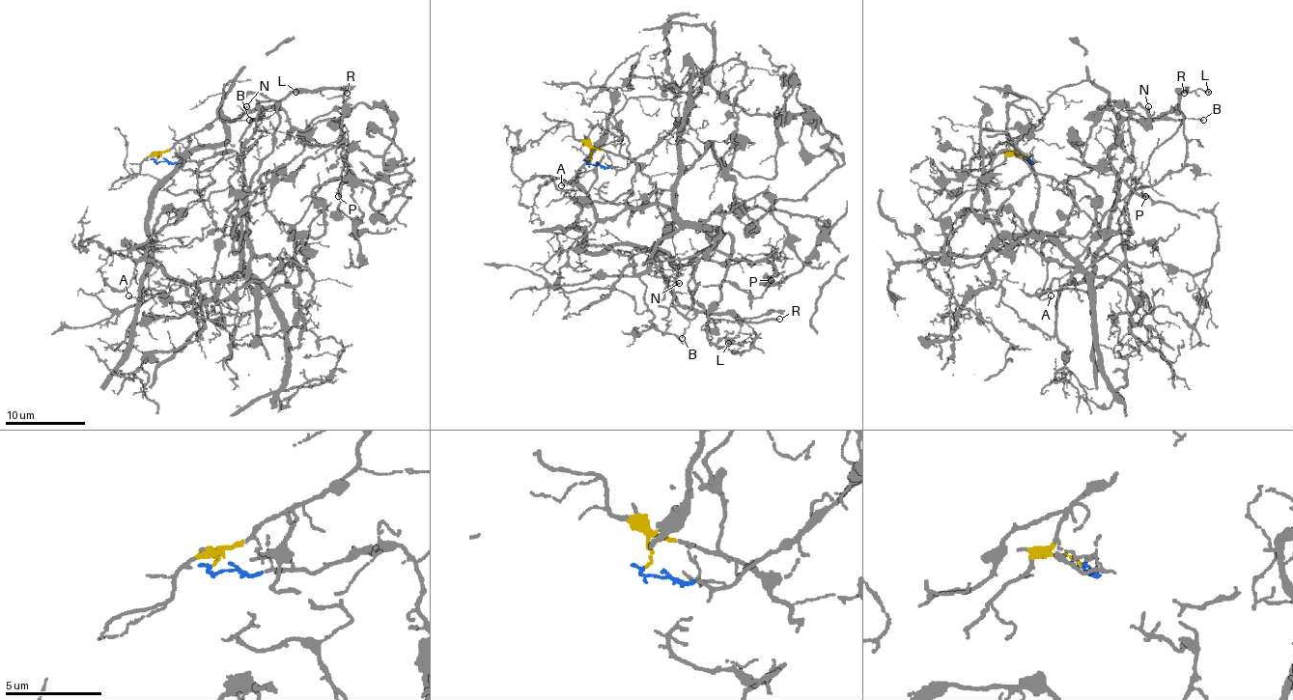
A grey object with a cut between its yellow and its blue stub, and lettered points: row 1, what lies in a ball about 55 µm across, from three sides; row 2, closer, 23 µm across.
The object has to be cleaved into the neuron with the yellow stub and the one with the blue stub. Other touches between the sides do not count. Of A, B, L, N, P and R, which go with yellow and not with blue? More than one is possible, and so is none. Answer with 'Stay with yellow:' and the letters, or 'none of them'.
Stay with yellow: A, B, L, N, R

